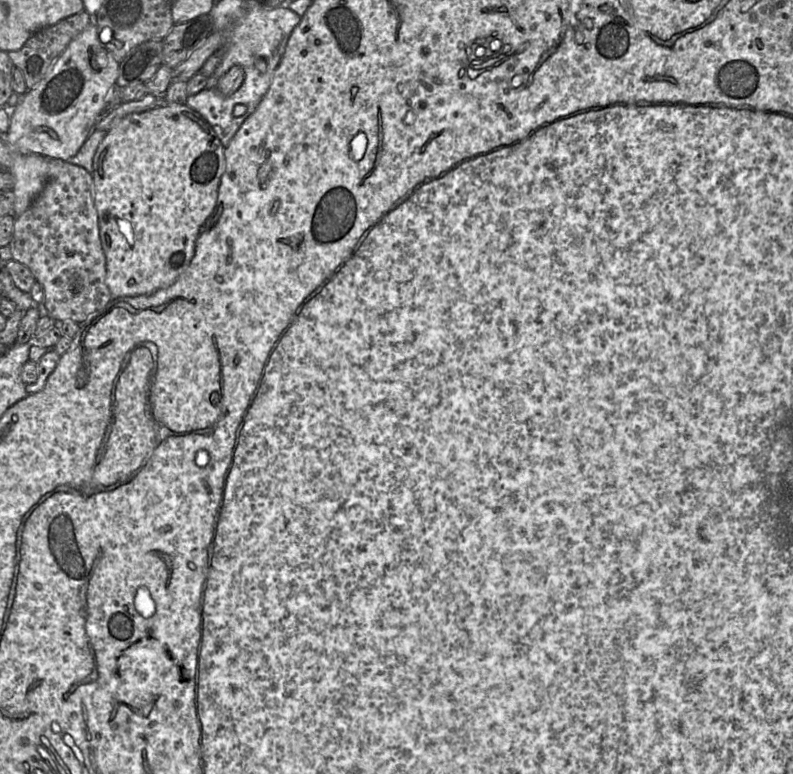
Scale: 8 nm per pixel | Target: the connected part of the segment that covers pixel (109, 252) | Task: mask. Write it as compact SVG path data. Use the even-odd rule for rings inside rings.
M162 104L116 121L93 157L94 203L106 258L106 284L115 298L152 294L173 284L188 268L197 238L218 199L225 147L210 124L186 104Z

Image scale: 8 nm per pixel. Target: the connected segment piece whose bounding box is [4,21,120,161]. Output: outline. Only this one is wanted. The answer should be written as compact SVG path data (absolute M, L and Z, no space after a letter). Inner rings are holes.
M94 21L74 38L45 77L21 98L4 141L21 154L68 161L88 139L116 85L120 63L103 46Z

